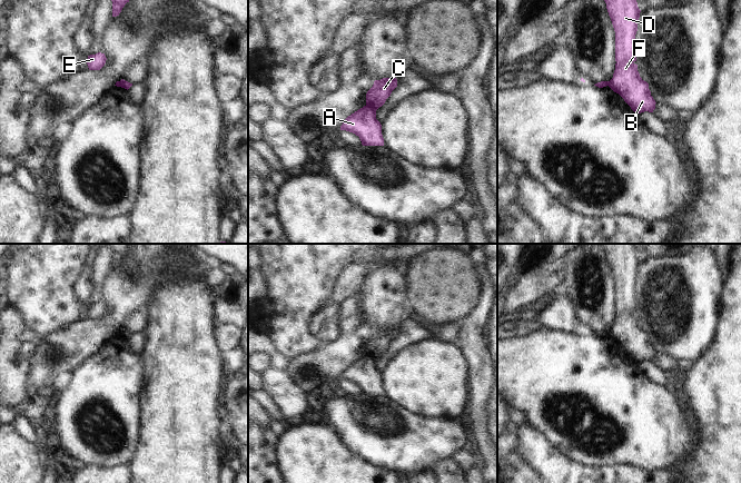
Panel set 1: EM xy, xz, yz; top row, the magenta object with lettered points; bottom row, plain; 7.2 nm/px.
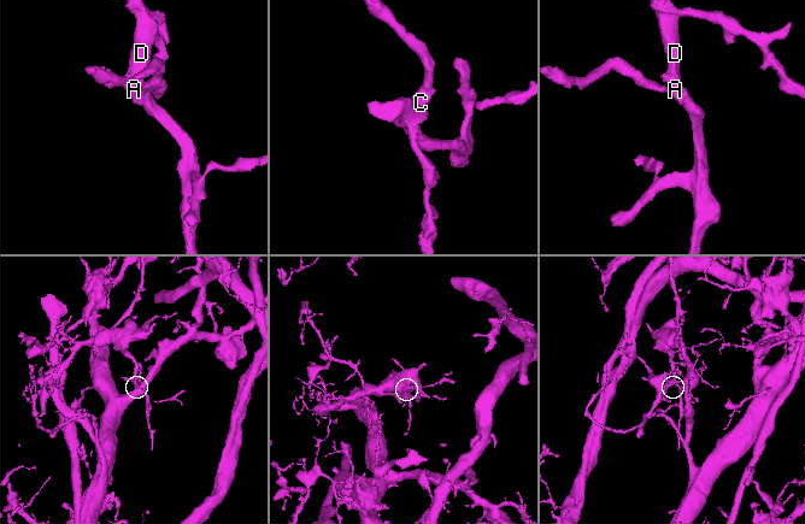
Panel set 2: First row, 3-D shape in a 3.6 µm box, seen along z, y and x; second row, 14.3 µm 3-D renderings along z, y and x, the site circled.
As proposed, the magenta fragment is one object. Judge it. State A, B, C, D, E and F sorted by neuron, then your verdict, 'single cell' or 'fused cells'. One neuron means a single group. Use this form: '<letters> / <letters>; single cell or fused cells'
A B D E F / C; fused cells

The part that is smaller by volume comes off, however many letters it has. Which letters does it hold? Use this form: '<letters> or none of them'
C.

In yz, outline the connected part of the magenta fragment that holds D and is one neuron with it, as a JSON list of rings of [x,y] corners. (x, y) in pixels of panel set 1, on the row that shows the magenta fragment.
[[[604,0],[615,31],[615,70],[609,87],[619,93],[631,109],[641,114],[653,112],[655,100],[649,83],[638,71],[635,34],[641,10],[636,0]]]

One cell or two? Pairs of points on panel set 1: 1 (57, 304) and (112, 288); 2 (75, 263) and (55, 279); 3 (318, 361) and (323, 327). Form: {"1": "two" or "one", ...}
{"1": "two", "2": "one", "3": "two"}

